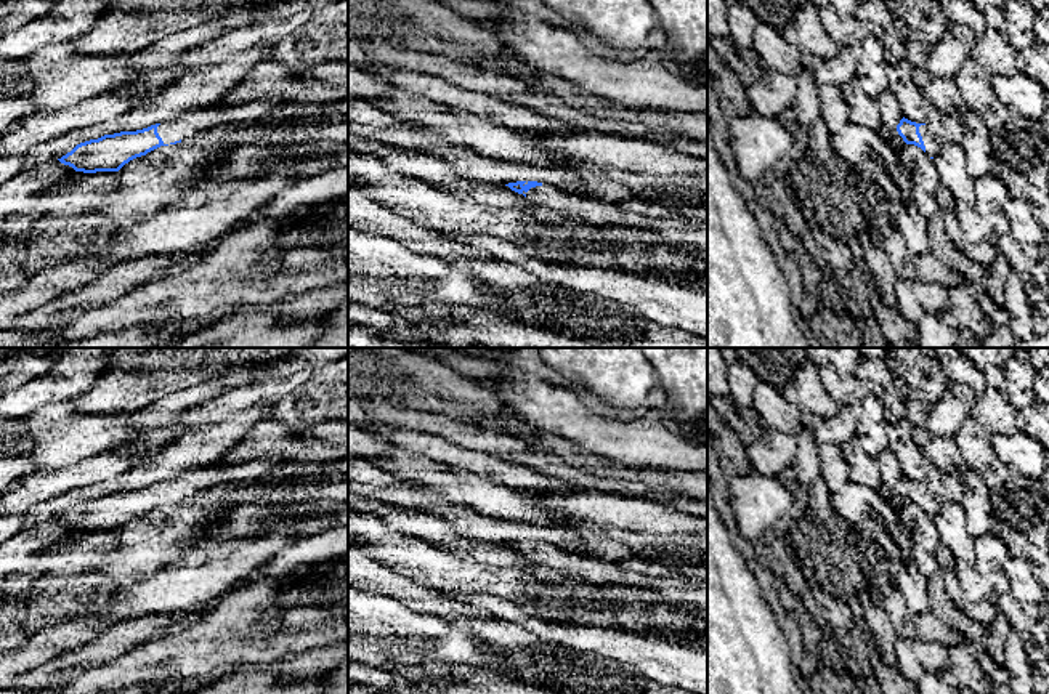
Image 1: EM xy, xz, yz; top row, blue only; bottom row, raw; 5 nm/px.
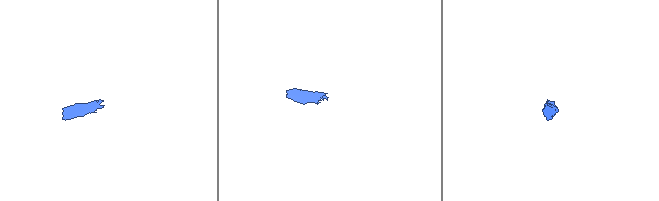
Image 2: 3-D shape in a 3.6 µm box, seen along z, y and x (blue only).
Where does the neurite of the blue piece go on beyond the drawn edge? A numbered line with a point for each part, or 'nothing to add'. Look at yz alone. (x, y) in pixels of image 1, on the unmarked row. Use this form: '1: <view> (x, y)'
1: yz (932, 504)

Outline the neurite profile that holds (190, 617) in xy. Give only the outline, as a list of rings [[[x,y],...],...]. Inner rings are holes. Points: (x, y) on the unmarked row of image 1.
[[[218,599],[210,601],[209,604],[202,604],[192,611],[188,611],[184,614],[181,614],[176,620],[173,620],[172,623],[172,633],[178,633],[191,625],[194,625],[197,620],[200,620],[200,617],[209,612],[212,609],[212,606],[217,603]]]

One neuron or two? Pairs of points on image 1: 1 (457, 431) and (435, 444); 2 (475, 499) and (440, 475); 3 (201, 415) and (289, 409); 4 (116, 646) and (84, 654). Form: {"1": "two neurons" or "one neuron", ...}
{"1": "two neurons", "2": "one neuron", "3": "two neurons", "4": "one neuron"}

